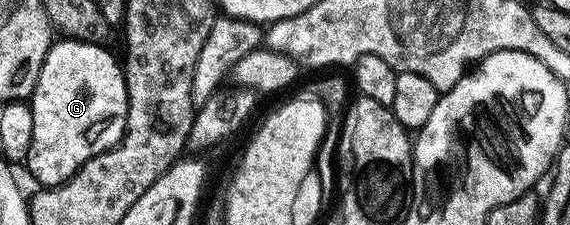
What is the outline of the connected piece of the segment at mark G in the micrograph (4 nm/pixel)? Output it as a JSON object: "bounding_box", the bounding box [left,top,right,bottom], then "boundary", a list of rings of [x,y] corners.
{"bounding_box":[26,40,128,187],"boundary":[[[57,40],[42,63],[38,83],[34,87],[30,104],[34,115],[34,139],[26,168],[40,180],[44,187],[55,187],[69,181],[94,155],[105,153],[120,144],[128,128],[128,85],[124,82],[121,62],[105,46],[90,41]]]}

